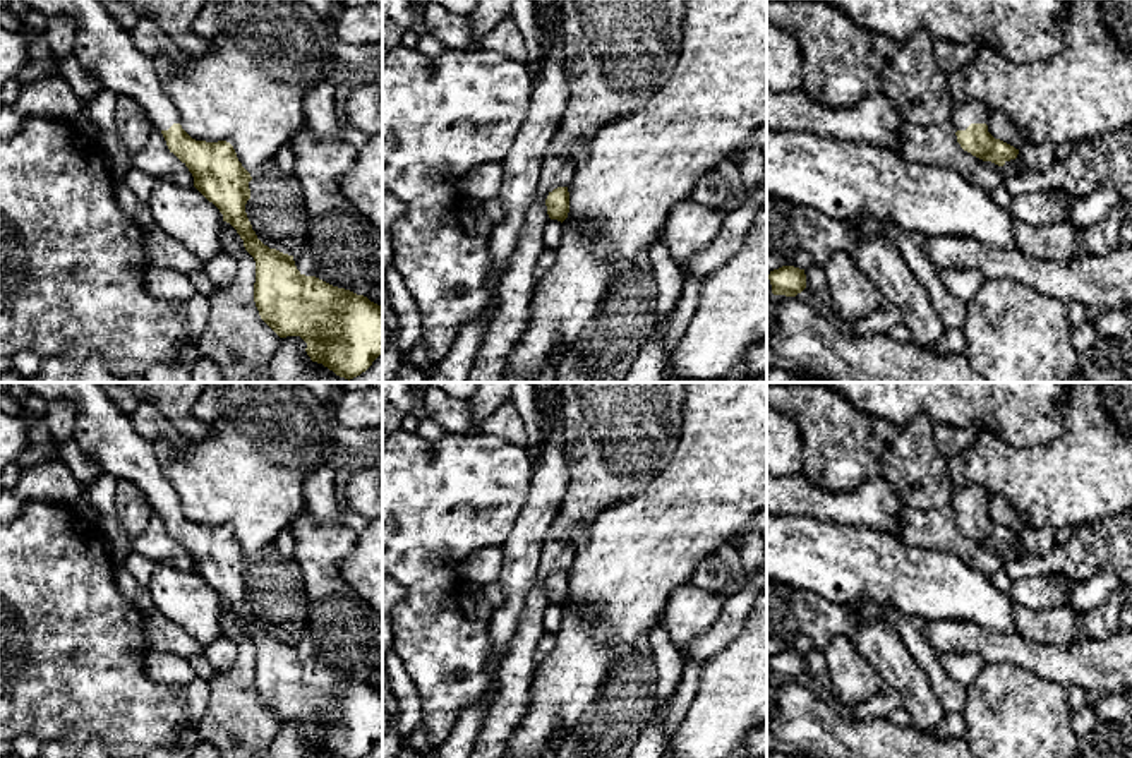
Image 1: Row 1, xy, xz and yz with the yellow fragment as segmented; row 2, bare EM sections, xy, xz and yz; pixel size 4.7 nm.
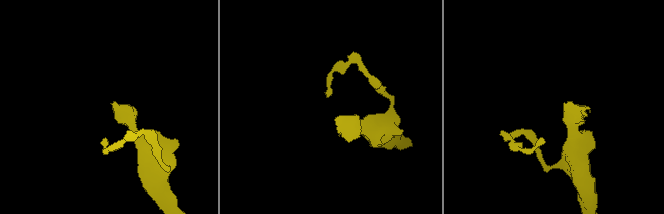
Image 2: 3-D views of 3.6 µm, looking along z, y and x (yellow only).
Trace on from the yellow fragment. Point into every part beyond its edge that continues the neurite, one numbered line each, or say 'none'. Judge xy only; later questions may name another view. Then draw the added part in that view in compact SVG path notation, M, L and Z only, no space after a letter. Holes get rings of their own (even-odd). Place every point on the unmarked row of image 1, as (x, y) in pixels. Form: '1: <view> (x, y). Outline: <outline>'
1: xy (105, 433). Outline: M21 382L46 401L70 400L79 410L75 442L115 478L135 484L153 513L180 508L178 494L161 472L154 442L146 441L103 391L101 382Z

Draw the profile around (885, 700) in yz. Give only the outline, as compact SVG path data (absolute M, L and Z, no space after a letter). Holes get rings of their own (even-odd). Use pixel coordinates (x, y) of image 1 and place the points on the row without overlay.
M882 683L870 700L849 708L849 717L858 720L887 719L894 710L899 708L904 708L900 691Z

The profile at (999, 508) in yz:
M995 496L988 502L988 516L995 521L1000 523L1015 533L1019 533L1024 526L1021 516L1015 513L1015 509L1010 506L1010 502L1003 496Z

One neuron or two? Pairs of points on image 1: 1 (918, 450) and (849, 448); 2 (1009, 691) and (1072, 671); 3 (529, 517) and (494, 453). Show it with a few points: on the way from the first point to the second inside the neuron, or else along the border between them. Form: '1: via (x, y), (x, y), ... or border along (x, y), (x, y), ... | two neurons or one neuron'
1: via (901, 451), (867, 448) | one neuron
2: border along (1011, 664), (1028, 667), (1064, 688) | two neurons
3: border along (532, 465), (527, 501), (505, 541) | two neurons

